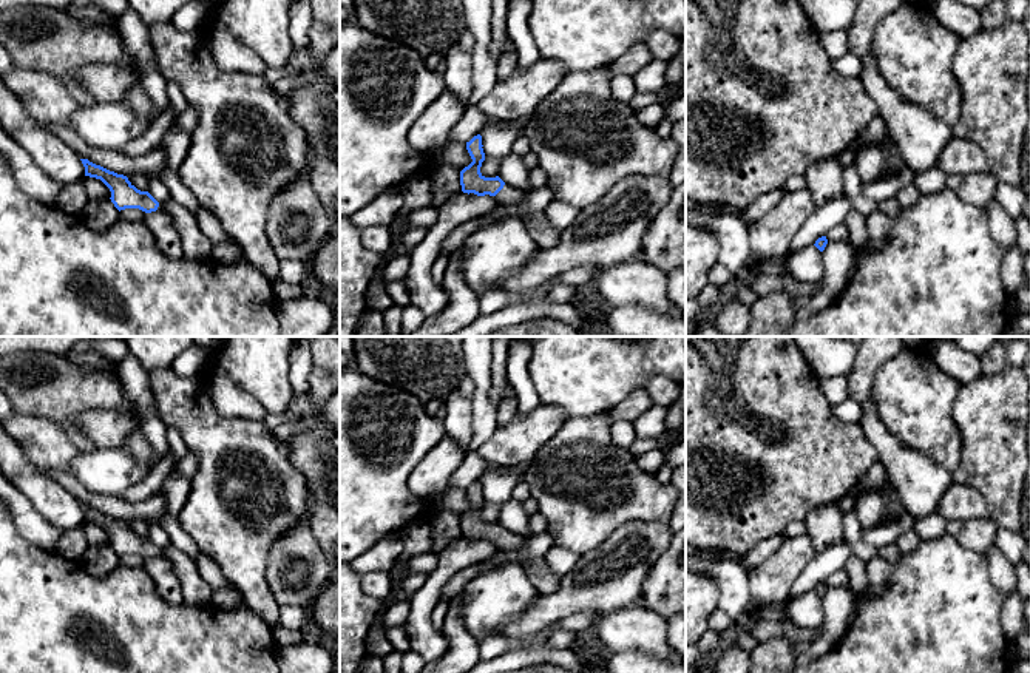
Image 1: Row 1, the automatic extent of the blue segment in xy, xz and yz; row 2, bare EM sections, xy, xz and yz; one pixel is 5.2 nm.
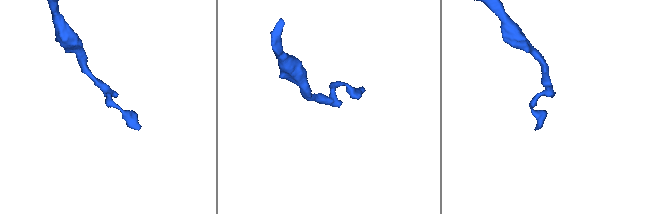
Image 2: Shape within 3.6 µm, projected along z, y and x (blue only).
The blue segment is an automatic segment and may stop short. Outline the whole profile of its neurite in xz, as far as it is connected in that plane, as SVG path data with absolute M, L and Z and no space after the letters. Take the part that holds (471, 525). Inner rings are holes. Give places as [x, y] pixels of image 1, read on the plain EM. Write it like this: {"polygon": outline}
{"polygon": "M474 482L466 488L466 495L473 508L460 517L460 531L463 539L474 539L477 542L490 540L500 551L516 551L523 546L525 537L505 529L499 522L485 523L480 519L485 499L482 494L482 482Z"}

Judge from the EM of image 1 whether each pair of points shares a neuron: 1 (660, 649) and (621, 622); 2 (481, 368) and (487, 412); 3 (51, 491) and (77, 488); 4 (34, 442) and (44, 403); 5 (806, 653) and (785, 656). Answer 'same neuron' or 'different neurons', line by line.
1: same neuron
2: same neuron
3: different neurons
4: different neurons
5: different neurons

